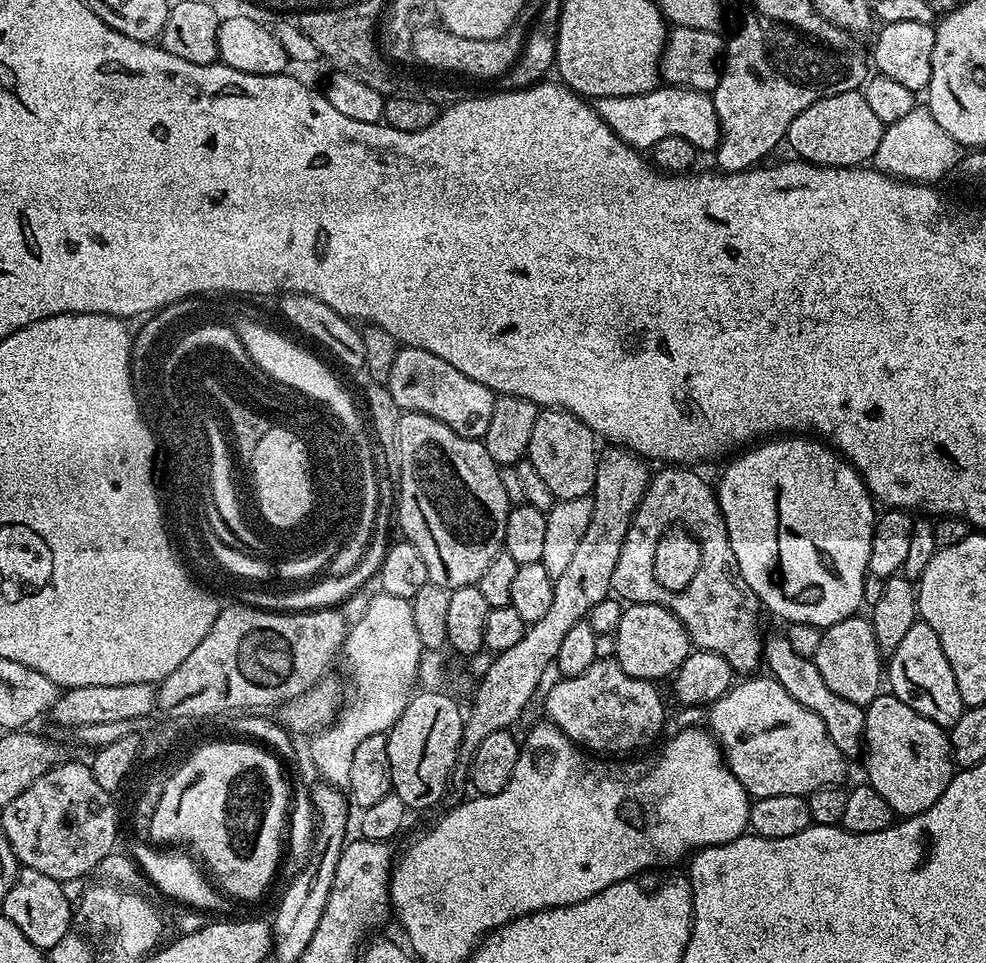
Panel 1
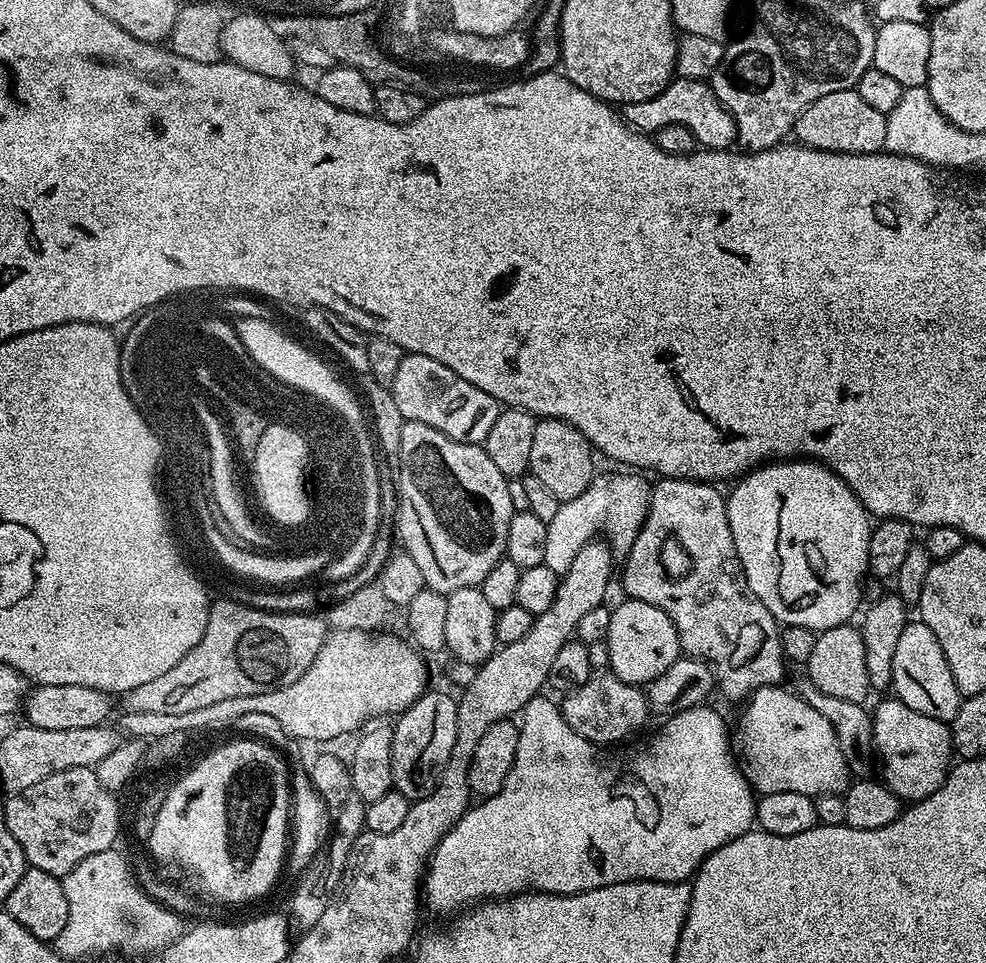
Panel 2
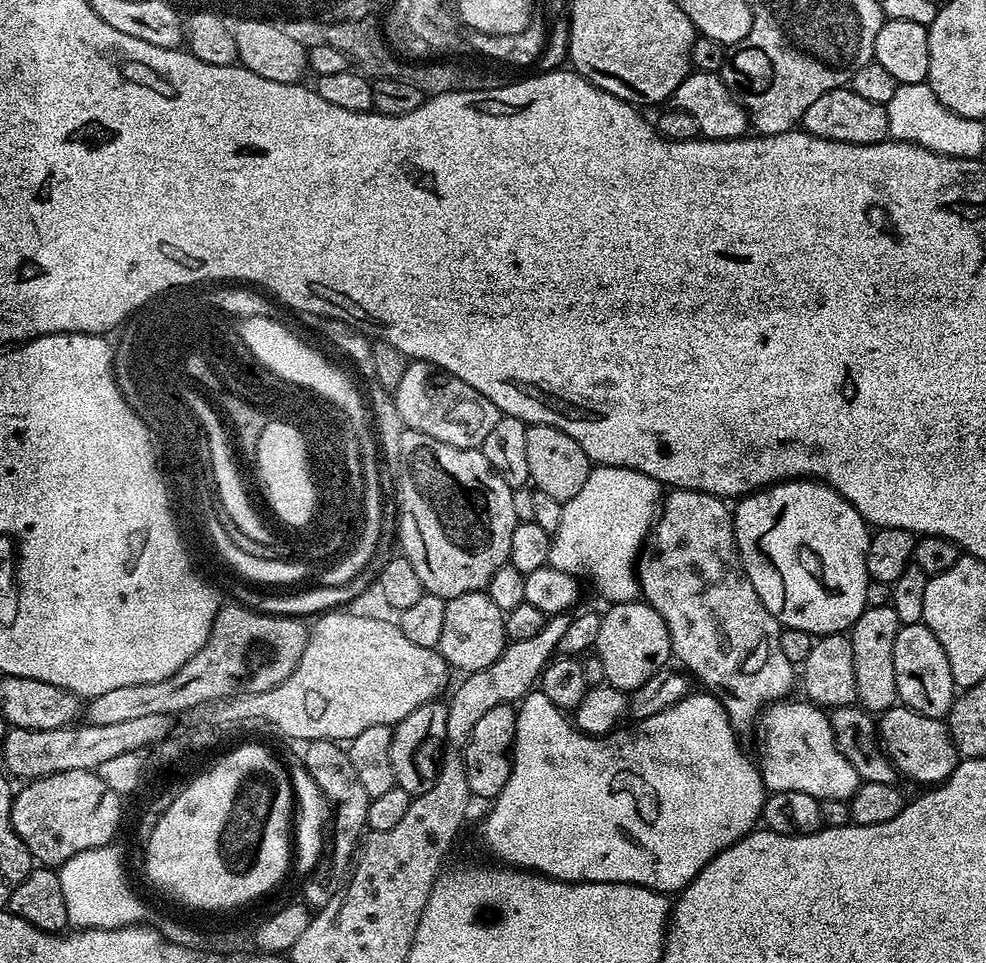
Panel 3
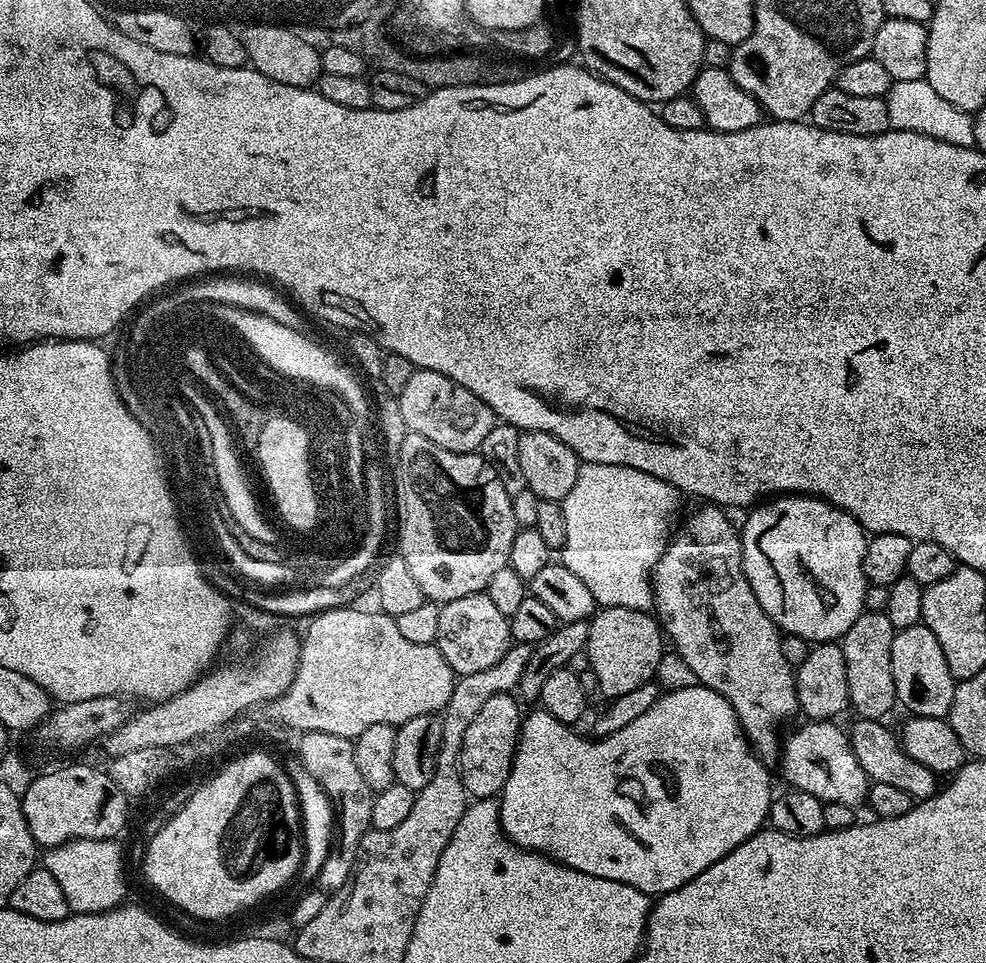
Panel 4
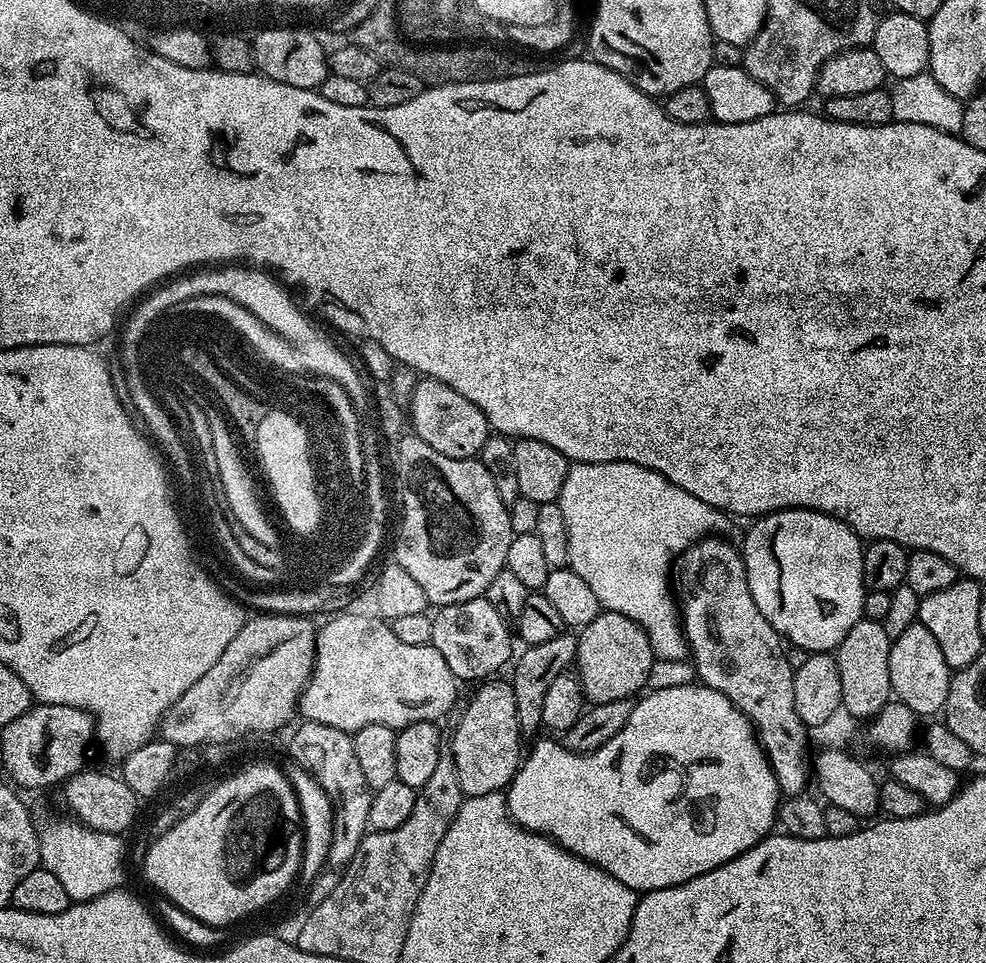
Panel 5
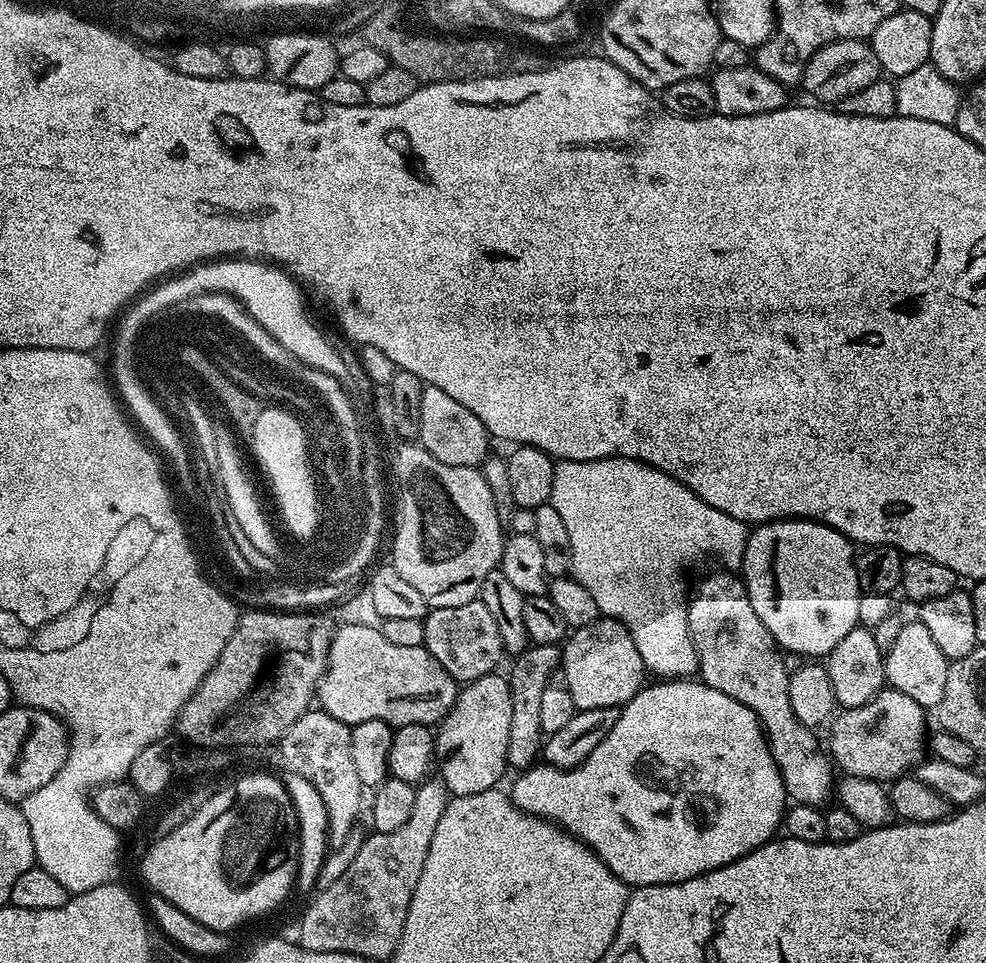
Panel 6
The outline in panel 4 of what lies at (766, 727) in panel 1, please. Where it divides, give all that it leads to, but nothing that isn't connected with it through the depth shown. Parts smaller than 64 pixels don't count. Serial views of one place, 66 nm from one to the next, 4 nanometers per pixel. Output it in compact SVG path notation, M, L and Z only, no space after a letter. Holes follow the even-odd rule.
M804 722L804 725L788 740L788 758L784 772L799 791L814 794L814 798L825 802L842 802L842 806L859 809L868 799L870 781L866 770L862 770L858 758L854 758L852 745L848 743L845 733L839 732L832 722Z

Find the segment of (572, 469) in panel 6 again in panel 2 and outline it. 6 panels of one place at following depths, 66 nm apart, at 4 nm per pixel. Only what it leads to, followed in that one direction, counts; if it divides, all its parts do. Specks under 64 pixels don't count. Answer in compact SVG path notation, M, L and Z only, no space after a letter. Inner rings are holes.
M616 470L613 476L593 475L590 486L582 490L578 498L563 501L558 514L554 514L554 518L549 522L546 558L543 564L550 570L563 574L570 566L570 562L574 562L574 554L578 554L582 546L586 546L601 534L606 537L607 543L617 557L627 556L648 513L650 484L643 478L645 479L643 475L633 474L628 470Z

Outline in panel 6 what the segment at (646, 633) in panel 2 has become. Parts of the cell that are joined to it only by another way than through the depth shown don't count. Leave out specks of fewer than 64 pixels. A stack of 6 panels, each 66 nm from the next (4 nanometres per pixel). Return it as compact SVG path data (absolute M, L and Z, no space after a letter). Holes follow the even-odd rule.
M601 618L593 622L590 626L582 626L571 633L570 640L574 643L563 649L562 652L562 676L566 681L566 687L577 709L586 708L620 708L635 698L640 693L641 688L645 687L646 669L642 662L642 654L631 644L632 639L625 624L619 624L617 620Z

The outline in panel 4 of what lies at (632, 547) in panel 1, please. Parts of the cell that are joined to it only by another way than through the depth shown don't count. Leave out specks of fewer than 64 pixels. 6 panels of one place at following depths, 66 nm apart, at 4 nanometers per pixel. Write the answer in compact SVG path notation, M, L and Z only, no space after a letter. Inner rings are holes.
M700 506L700 509L689 518L684 524L684 532L688 536L677 535L675 539L669 543L667 550L664 552L660 561L656 563L656 570L652 577L652 587L654 591L654 608L664 615L662 619L663 629L666 631L667 637L676 646L676 652L684 659L684 664L697 676L699 683L705 688L714 690L718 694L722 694L722 698L726 698L726 702L730 702L730 706L734 710L734 714L740 719L740 727L746 730L749 741L760 744L768 744L772 740L772 728L776 728L783 722L787 716L797 715L798 705L796 702L796 674L794 665L786 662L786 654L782 654L781 631L777 628L766 614L766 610L762 610L762 606L758 602L758 598L754 594L754 590L750 586L750 582L744 573L744 555L742 554L742 546L740 545L740 532L732 529L732 524L724 516L725 513L716 506Z

